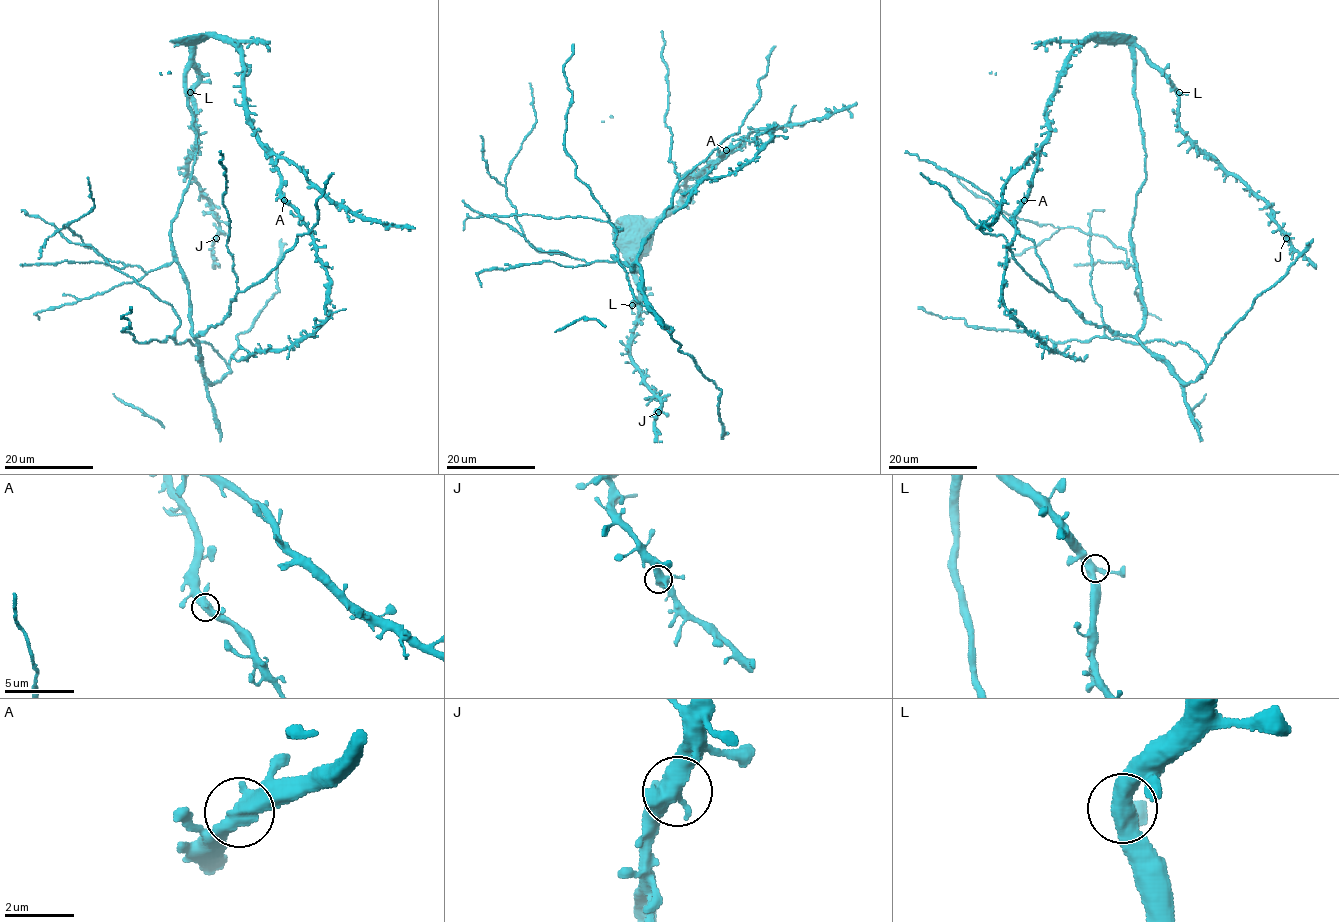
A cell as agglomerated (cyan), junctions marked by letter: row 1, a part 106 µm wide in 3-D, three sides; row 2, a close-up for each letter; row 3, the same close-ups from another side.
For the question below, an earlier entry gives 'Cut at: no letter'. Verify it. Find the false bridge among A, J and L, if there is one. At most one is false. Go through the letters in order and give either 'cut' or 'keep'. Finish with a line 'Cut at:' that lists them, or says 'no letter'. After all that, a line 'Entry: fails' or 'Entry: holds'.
A: keep
J: keep
L: keep
Cut at: no letter
Entry: holds

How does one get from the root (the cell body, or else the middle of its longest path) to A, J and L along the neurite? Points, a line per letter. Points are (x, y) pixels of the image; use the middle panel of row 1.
A: (636, 271), (628, 260), (638, 250), (639, 238), (677, 204), (687, 174), (697, 174), (716, 163), (725, 150)
J: (636, 271), (628, 260), (635, 261), (641, 289), (633, 301), (638, 323), (631, 359), (661, 402), (658, 412)
L: (636, 271), (628, 260), (635, 261), (635, 283), (641, 289), (641, 295), (632, 305)

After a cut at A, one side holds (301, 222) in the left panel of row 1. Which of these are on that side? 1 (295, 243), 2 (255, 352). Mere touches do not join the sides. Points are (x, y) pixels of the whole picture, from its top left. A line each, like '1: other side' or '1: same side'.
1: other side
2: same side

